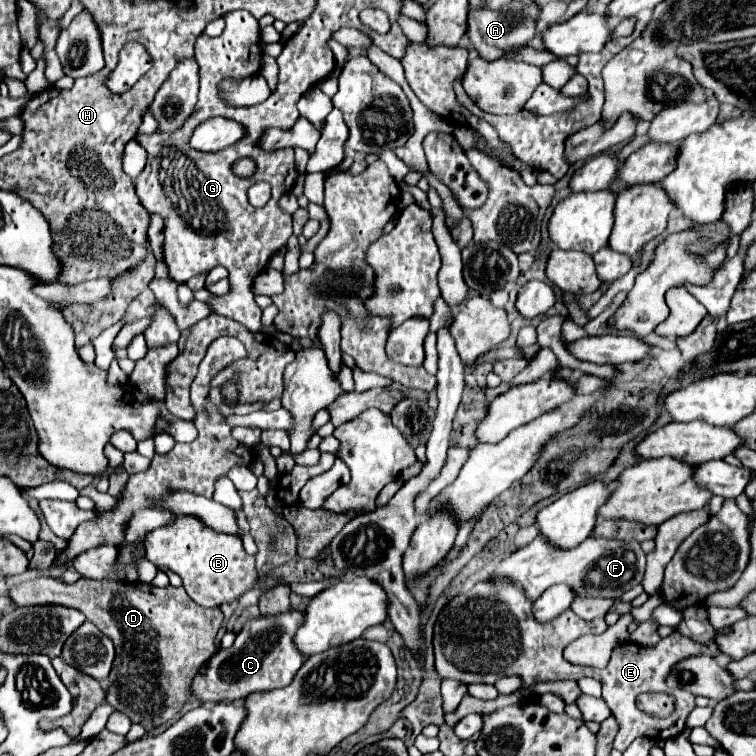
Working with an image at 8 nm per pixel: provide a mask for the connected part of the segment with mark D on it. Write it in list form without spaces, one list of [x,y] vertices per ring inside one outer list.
[[[37,576],[35,580],[11,586],[9,596],[15,606],[65,604],[69,608],[81,610],[87,620],[97,624],[97,628],[115,642],[115,662],[109,674],[111,686],[105,700],[115,710],[127,714],[131,722],[139,722],[147,734],[151,734],[163,722],[169,722],[191,698],[191,682],[205,666],[205,662],[215,654],[215,634],[223,622],[219,608],[201,608],[187,596],[185,588],[157,588],[143,582],[81,578],[75,584],[65,584],[53,576]]]

